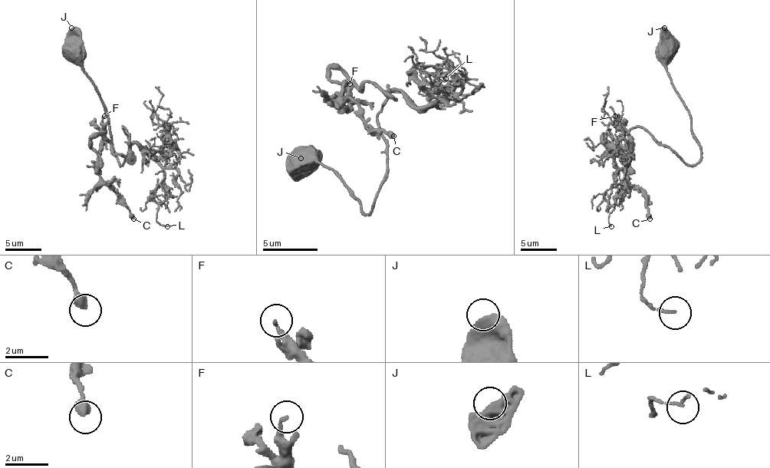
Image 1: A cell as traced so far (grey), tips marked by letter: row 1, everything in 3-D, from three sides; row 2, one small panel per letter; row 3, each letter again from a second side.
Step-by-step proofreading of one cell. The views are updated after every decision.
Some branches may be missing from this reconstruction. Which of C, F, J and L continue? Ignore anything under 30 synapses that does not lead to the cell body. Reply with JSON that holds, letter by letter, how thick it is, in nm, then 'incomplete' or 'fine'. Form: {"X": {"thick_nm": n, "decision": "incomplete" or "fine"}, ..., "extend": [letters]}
{"C": {"thick_nm": 400, "decision": "fine"}, "F": {"thick_nm": 170, "decision": "fine"}, "J": {"thick_nm": 550, "decision": "fine"}, "L": {"thick_nm": 110, "decision": "fine"}, "extend": []}

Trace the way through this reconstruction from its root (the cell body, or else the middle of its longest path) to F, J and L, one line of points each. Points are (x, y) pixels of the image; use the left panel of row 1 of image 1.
F: (126, 132), (131, 141), (126, 156), (113, 153), (100, 136), (91, 140), (99, 170), (104, 116)
J: (126, 132), (128, 157), (120, 165), (108, 128), (108, 114), (91, 77), (83, 67), (83, 45), (71, 28)
L: (126, 132), (122, 126), (129, 134), (129, 140), (164, 172), (166, 199), (159, 206), (156, 221), (167, 226)

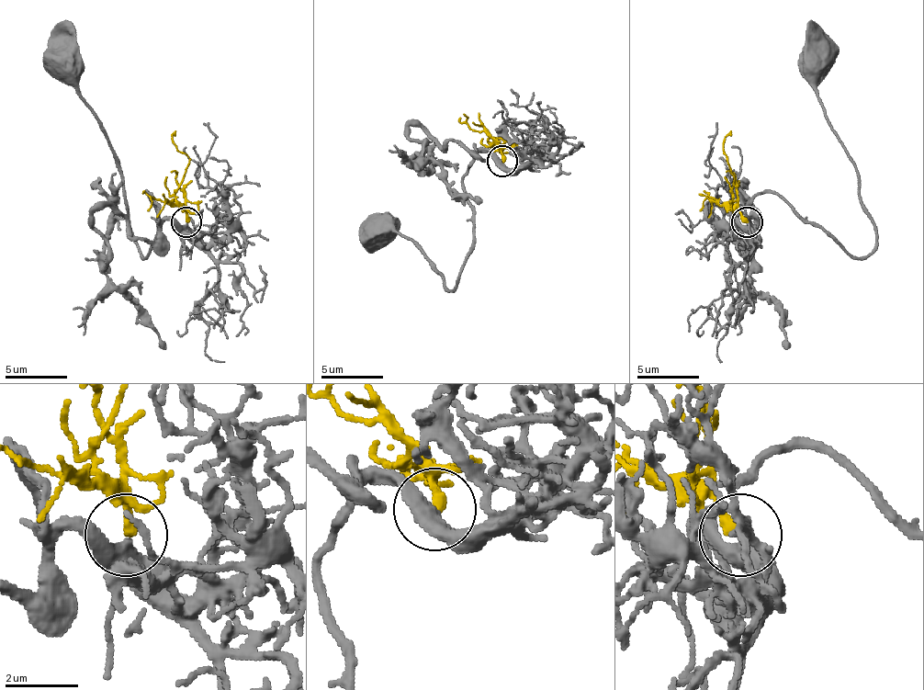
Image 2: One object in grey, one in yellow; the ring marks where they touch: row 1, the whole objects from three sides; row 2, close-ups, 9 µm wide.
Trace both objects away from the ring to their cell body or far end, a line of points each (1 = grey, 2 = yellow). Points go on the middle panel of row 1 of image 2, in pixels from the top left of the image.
1: (502, 161), (475, 149), (462, 180), (472, 210), (472, 254), (453, 288), (446, 288), (410, 239), (376, 226)
2: (502, 161), (500, 152), (506, 142), (490, 136), (490, 145)

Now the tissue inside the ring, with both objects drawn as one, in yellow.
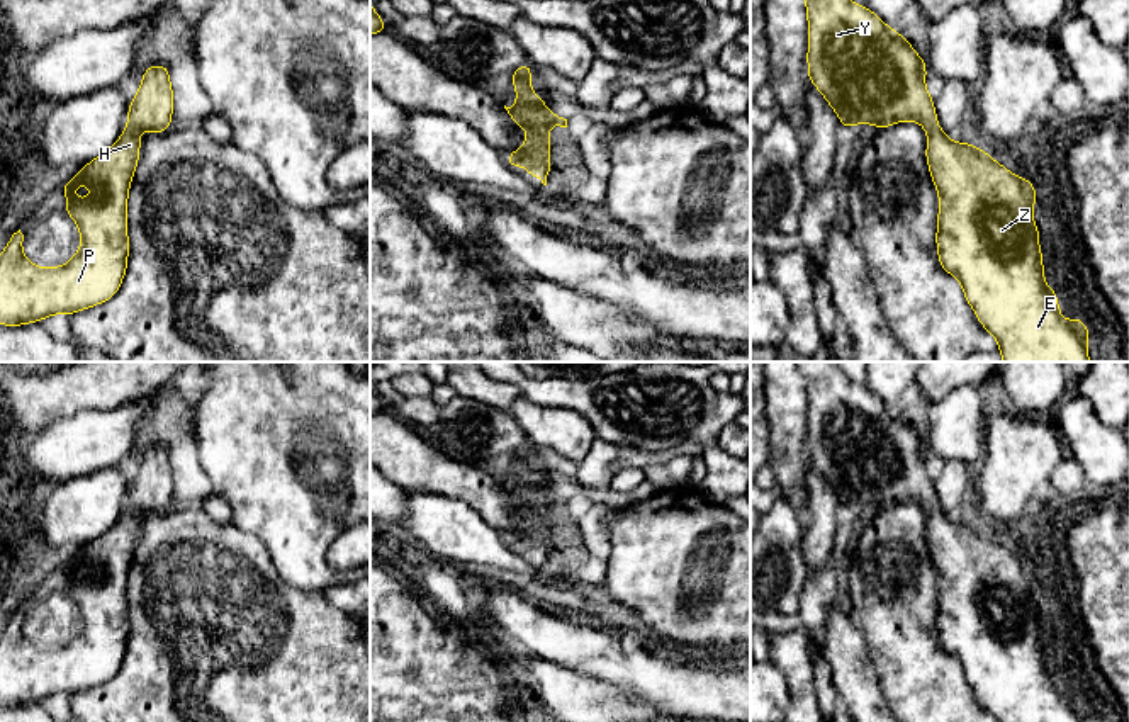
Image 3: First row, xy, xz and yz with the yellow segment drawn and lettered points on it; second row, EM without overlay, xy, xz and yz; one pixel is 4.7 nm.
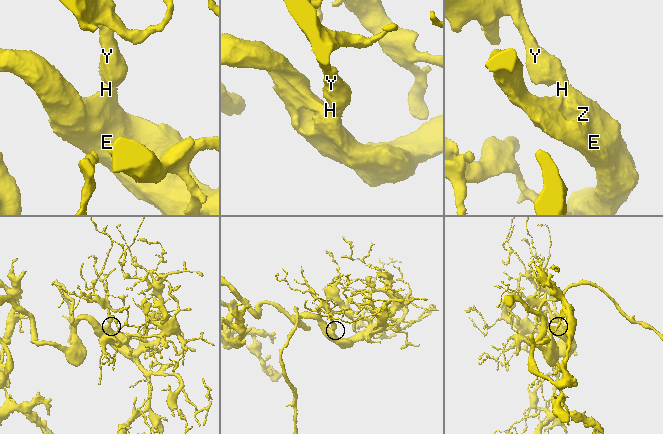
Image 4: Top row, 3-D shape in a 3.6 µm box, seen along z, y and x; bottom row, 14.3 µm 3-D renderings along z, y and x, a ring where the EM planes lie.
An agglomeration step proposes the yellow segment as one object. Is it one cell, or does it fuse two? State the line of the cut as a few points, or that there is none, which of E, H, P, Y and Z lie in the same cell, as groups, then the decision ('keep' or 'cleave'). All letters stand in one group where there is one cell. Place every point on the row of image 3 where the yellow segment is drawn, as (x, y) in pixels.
no cut | E H P Y Z | keep

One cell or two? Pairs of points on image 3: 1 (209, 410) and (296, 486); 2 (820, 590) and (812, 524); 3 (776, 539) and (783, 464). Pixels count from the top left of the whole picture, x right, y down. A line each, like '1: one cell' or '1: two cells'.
1: one cell
2: two cells
3: two cells

